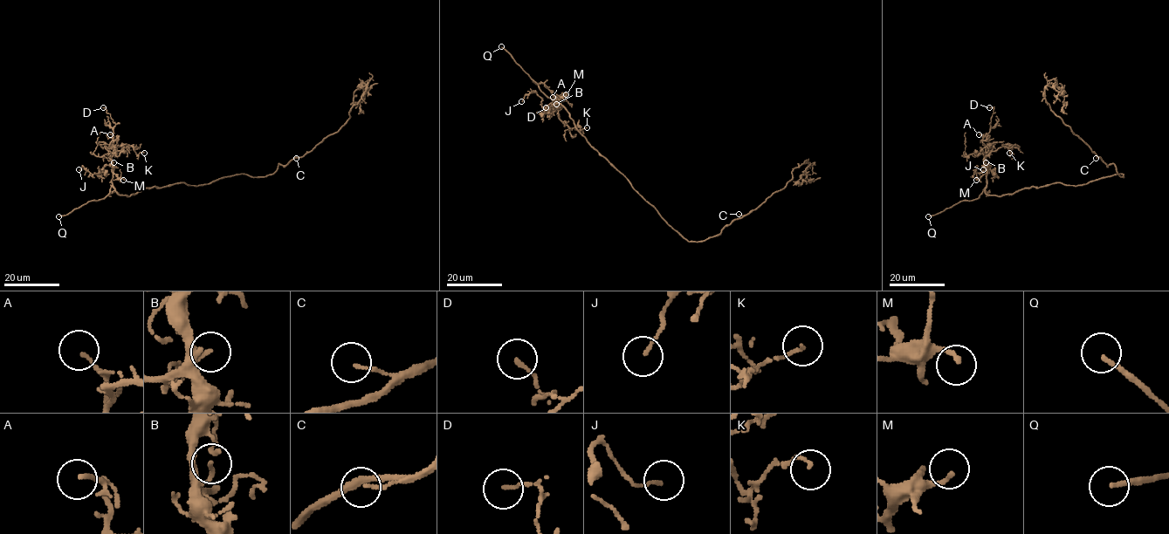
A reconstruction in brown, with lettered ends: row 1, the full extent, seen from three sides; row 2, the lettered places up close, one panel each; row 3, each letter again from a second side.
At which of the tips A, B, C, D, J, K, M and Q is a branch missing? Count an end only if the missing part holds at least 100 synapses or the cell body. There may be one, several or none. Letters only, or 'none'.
Q

